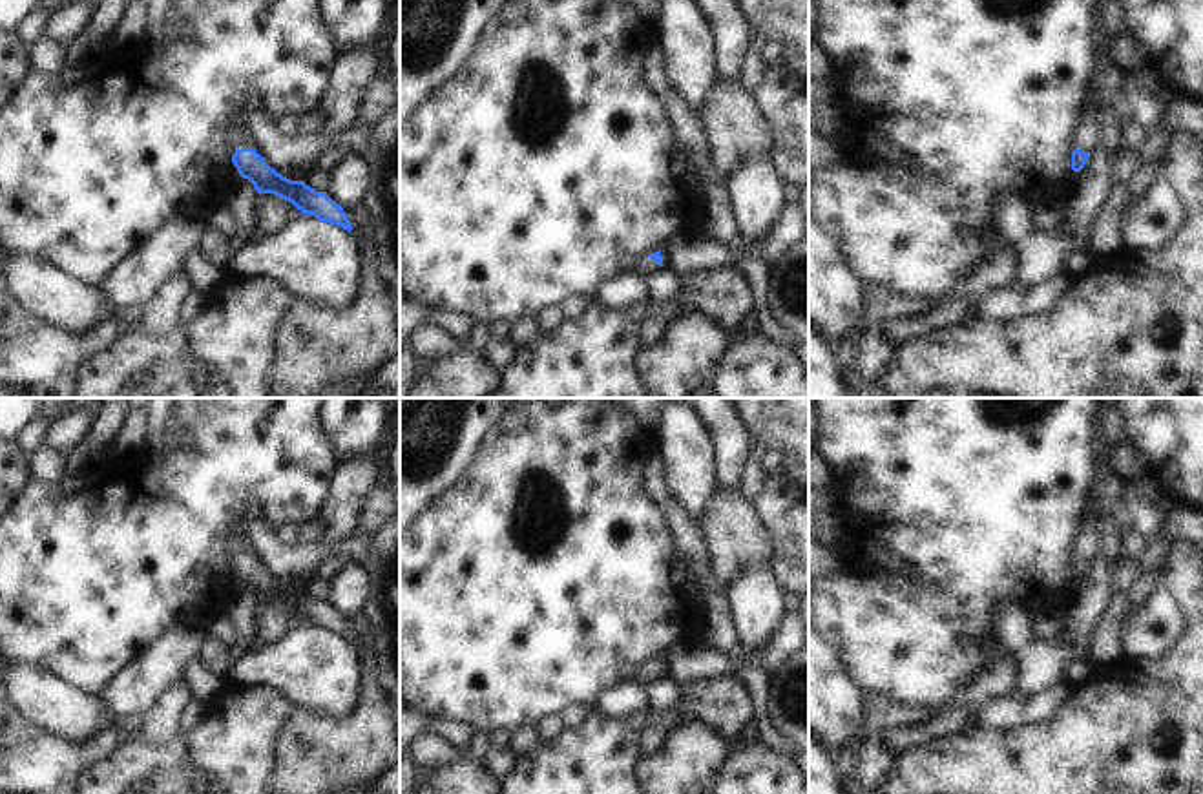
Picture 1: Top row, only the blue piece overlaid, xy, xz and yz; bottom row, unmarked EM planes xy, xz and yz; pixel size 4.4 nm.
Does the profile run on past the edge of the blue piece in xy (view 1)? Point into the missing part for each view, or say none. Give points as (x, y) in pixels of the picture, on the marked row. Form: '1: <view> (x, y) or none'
1: xy (241, 139)

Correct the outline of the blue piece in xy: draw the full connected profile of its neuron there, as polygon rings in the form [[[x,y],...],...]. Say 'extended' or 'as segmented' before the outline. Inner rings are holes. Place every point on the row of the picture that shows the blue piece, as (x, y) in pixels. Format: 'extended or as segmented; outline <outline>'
extended; outline [[[243,128],[234,131],[235,153],[232,157],[243,179],[248,179],[257,193],[274,193],[292,203],[301,214],[310,214],[319,221],[338,225],[350,232],[350,221],[343,208],[336,204],[327,192],[316,192],[305,181],[290,181],[270,168],[265,159],[250,146],[248,133]]]

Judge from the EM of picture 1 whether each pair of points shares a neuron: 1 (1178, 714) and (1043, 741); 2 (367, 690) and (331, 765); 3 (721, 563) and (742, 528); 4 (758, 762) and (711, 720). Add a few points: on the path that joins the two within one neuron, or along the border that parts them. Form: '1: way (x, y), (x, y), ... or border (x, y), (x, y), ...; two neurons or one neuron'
1: way (1145, 740), (1076, 741); one neuron
2: way (367, 709), (367, 729), (349, 747); one neuron
3: way (729, 553), (734, 537); one neuron
4: border (740, 734), (729, 743); two neurons

